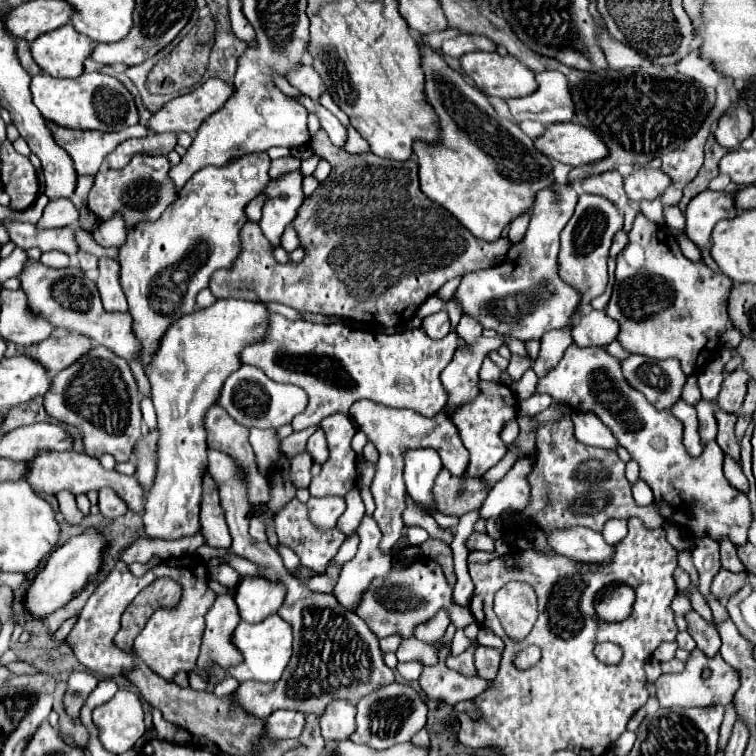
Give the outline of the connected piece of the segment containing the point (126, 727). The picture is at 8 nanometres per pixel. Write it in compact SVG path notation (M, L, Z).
M119 690L113 700L93 710L93 724L99 730L99 740L113 754L127 752L143 734L143 706L137 692Z

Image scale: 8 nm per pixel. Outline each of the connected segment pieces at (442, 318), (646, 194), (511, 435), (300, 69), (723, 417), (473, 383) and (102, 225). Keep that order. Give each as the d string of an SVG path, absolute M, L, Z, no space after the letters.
M443 310L443 312L437 312L437 314L431 314L431 316L423 318L421 328L427 332L429 338L441 340L443 336L447 336L447 332L451 332L451 322L449 322L447 312Z
M633 164L631 174L623 180L625 192L631 200L657 198L671 184L671 178L663 170L653 170L649 164Z
M515 420L508 421L507 424L503 427L503 430L500 433L500 437L509 446L515 438L517 438L517 434L519 434L519 426L517 426L517 422Z
M301 64L301 66L297 66L297 68L291 68L291 70L287 72L287 80L289 80L289 84L295 86L301 94L311 96L313 100L317 100L317 98L325 92L323 80L321 80L321 78L317 76L317 72L315 72L311 66L307 66L307 64Z
M717 410L715 418L717 418L717 424L719 424L717 444L719 444L721 450L723 450L725 454L729 454L733 460L741 462L741 448L739 448L737 436L735 436L735 422L737 422L737 416Z
M501 336L497 338L479 338L479 344L467 352L463 344L455 348L455 356L451 364L441 372L441 382L449 392L449 402L447 406L459 406L477 394L477 382L479 382L479 368L483 358L487 356L489 350L497 350L503 344Z
M116 213L110 220L101 221L92 233L94 240L105 248L121 246L126 240L125 223Z

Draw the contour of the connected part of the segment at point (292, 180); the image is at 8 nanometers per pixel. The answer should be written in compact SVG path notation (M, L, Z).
M301 170L287 172L279 178L271 178L267 188L263 188L267 196L263 206L263 216L259 220L261 232L271 244L279 244L279 236L291 224L297 214L297 208L305 200L303 196L303 174Z

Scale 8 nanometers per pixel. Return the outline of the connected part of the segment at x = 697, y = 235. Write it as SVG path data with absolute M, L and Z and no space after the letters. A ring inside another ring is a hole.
M705 190L697 194L685 210L685 236L699 248L709 246L713 226L723 218L733 218L737 214L733 206L733 196L727 192Z

